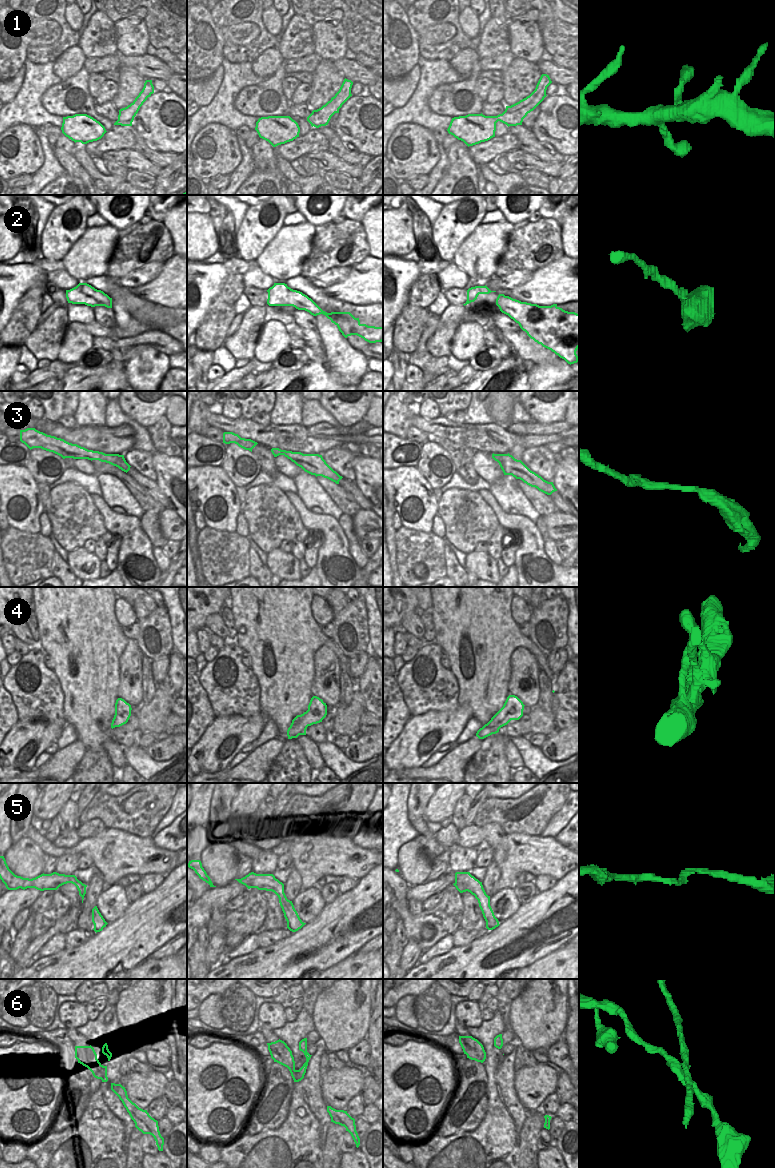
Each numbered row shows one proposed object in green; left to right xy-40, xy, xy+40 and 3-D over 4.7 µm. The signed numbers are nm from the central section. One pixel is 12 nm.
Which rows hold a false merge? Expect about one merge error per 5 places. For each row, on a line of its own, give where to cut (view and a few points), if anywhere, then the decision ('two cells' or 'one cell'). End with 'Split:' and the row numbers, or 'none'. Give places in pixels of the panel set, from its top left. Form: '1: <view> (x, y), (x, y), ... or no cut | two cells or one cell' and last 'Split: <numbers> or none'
1: no cut | one cell
2: no cut | one cell
3: no cut | one cell
4: no cut | one cell
5: no cut | one cell
6: xy (306, 1058), (308, 1061) | two cells
Split: 6

